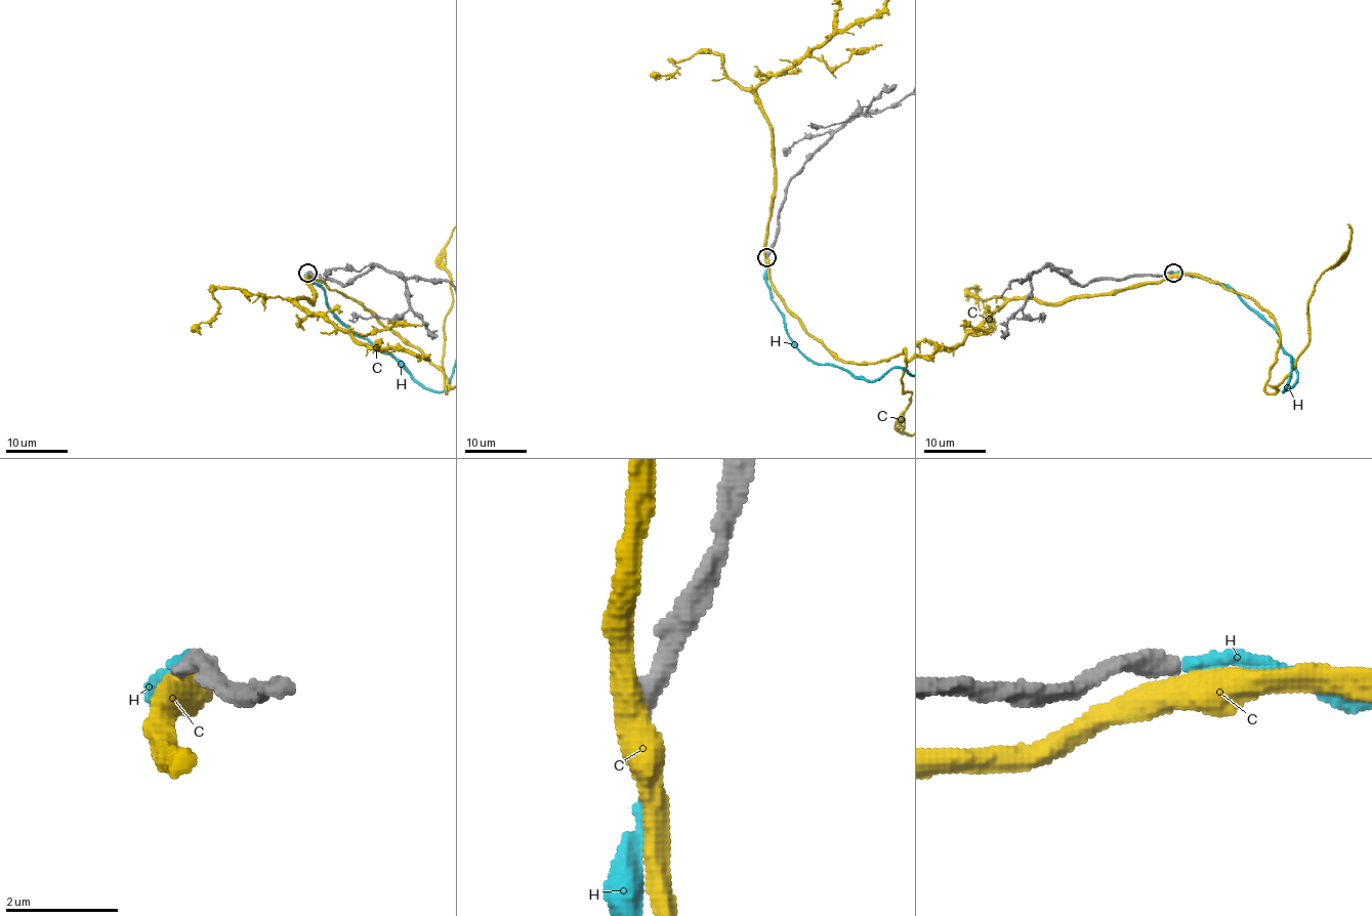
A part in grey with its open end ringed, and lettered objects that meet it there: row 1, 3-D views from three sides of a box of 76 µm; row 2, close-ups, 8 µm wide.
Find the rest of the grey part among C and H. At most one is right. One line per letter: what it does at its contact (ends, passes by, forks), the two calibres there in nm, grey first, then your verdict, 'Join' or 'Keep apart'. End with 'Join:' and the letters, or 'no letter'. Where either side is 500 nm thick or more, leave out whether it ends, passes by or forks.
C: It passes by. Thickness 340 nm (grey) against 480 nm. Keep apart
H: It ends there. Thickness 320 nm (grey) against 280 nm. Join
Join: H

